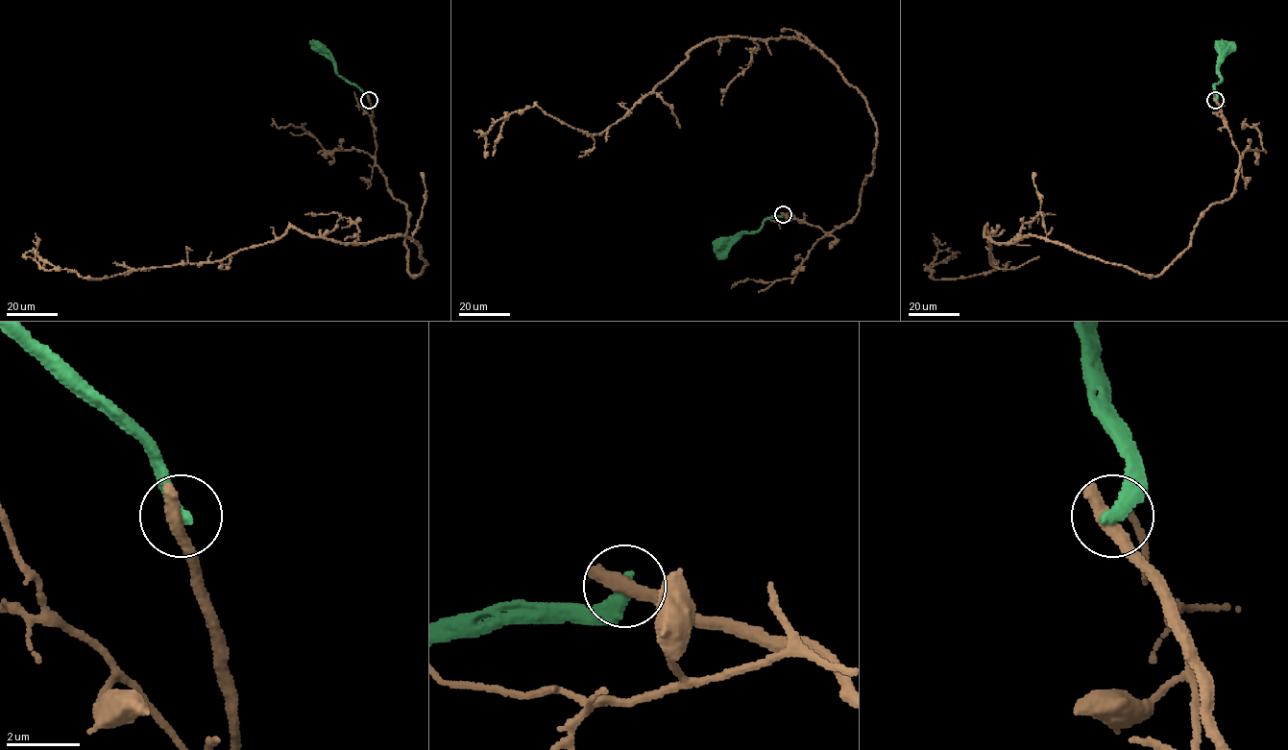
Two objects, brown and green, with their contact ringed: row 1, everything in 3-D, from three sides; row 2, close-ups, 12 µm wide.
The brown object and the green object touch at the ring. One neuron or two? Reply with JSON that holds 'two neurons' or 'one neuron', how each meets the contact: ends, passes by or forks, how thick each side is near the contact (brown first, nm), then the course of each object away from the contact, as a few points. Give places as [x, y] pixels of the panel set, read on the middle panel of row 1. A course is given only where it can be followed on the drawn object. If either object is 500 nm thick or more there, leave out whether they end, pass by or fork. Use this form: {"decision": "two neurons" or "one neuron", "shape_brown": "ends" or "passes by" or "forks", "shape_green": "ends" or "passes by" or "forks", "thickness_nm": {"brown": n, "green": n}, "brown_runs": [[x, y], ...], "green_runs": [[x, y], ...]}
{"decision": "two neurons", "shape_brown": "ends", "shape_green": "ends", "thickness_nm": {"brown": 480, "green": 360}, "brown_runs": [[783, 214], [850, 222], [876, 147], [865, 97], [797, 38], [711, 38], [599, 133], [534, 106], [489, 152]], "green_runs": [[783, 214], [771, 216], [756, 231], [741, 233], [719, 243]]}

